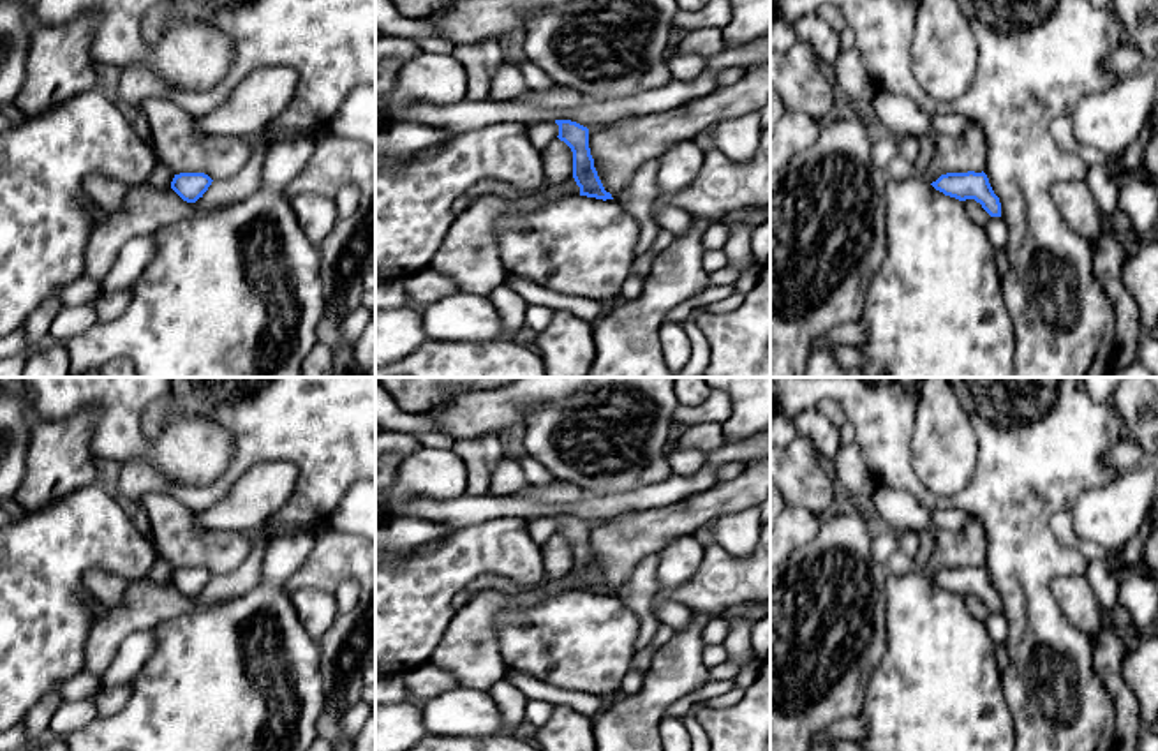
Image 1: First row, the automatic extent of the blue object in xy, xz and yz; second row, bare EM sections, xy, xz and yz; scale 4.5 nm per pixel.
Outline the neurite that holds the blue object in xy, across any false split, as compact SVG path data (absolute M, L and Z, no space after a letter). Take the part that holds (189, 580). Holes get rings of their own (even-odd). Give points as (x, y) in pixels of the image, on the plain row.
M204 568L174 569L171 584L187 598L196 598L212 580L212 573Z

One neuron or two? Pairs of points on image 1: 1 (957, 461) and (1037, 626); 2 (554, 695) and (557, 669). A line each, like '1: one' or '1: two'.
1: two
2: two

